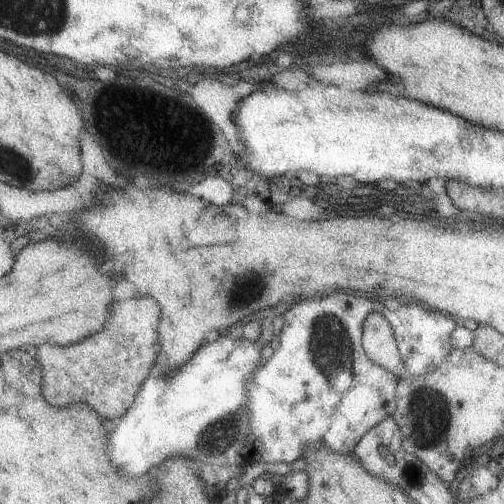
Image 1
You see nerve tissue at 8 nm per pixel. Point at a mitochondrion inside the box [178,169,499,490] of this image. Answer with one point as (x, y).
(329, 339)

